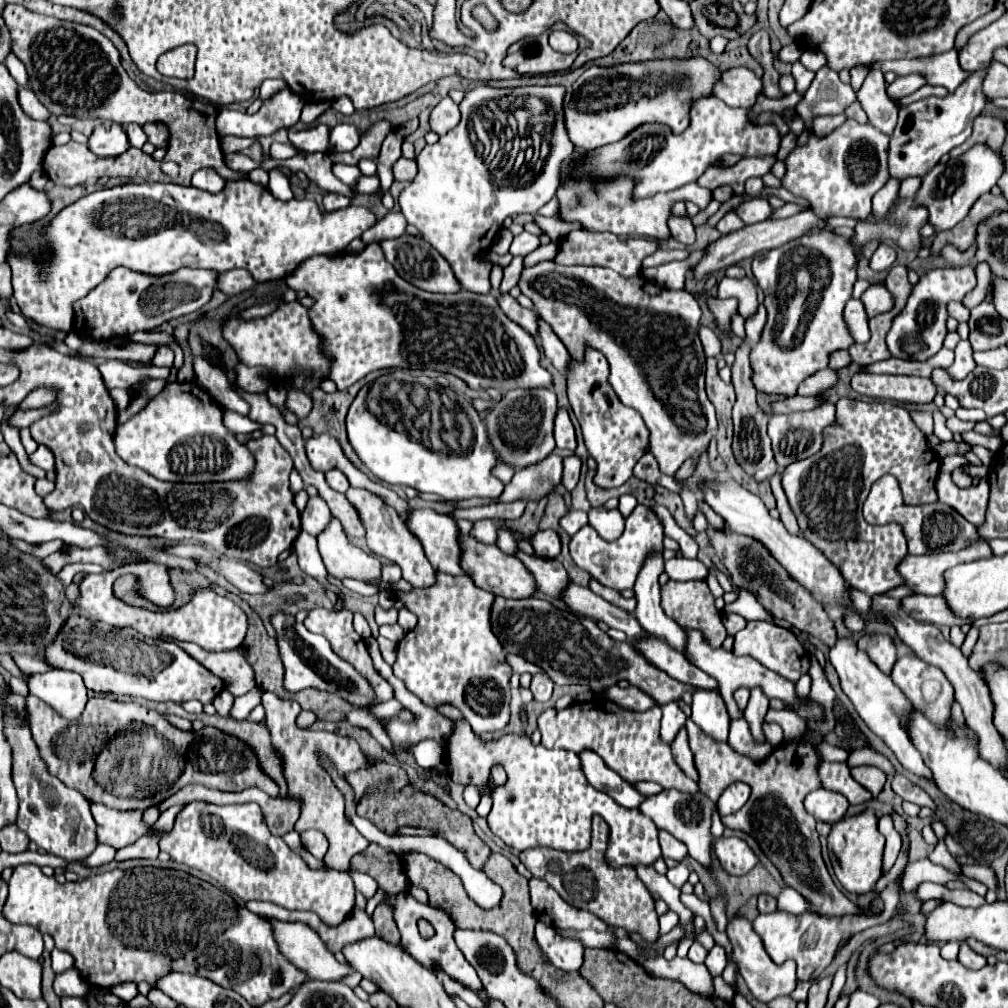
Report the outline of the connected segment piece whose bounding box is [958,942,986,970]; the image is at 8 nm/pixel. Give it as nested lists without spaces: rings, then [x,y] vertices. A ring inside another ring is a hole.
[[[962,942],[960,944],[960,952],[958,952],[958,960],[966,966],[966,968],[982,968],[982,966],[986,966],[986,958],[984,956],[980,956],[980,954],[976,954],[966,942]]]

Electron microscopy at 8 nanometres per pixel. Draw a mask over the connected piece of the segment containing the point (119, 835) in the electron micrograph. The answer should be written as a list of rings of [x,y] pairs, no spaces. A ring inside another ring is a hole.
[[[90,802],[90,810],[96,820],[98,844],[108,844],[120,850],[128,844],[134,844],[138,838],[150,834],[150,826],[142,822],[142,812],[138,810],[120,812],[92,802]]]

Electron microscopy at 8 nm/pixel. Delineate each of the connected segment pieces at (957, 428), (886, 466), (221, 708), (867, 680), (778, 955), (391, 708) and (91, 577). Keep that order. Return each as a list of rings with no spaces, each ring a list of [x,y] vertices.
[[[956,416],[954,418],[948,418],[946,420],[946,426],[952,430],[952,432],[968,432],[968,430],[972,430],[974,428],[974,422],[962,422],[962,420],[958,420]]]
[[[840,398],[836,402],[836,414],[840,428],[828,428],[828,436],[824,436],[824,448],[816,456],[794,462],[784,470],[784,482],[782,482],[784,492],[788,496],[788,502],[798,518],[804,536],[812,544],[816,544],[816,548],[820,548],[820,552],[824,552],[828,560],[836,564],[836,568],[840,568],[844,580],[850,586],[866,592],[868,596],[884,594],[892,588],[906,584],[904,578],[898,574],[898,564],[908,554],[908,542],[900,524],[874,526],[862,518],[862,504],[866,500],[866,494],[870,492],[870,486],[878,478],[882,478],[884,474],[892,474],[900,482],[904,504],[914,506],[914,504],[938,502],[934,484],[940,470],[940,456],[926,444],[926,436],[918,430],[908,410],[900,404]]]
[[[222,690],[212,704],[214,704],[214,708],[216,708],[216,712],[218,712],[220,716],[228,716],[228,712],[230,712],[230,708],[232,708],[232,702],[234,702],[234,696],[232,696],[230,692]]]
[[[850,636],[836,640],[836,644],[830,648],[830,662],[840,676],[844,694],[850,698],[850,702],[854,704],[858,716],[866,722],[866,726],[888,744],[888,748],[896,754],[896,758],[900,760],[900,764],[904,768],[908,768],[910,772],[914,772],[918,776],[932,778],[928,772],[928,766],[920,758],[920,752],[916,752],[912,740],[908,740],[908,734],[900,728],[900,710],[908,712],[908,708],[912,708],[912,704],[900,692],[900,688],[896,688],[896,684],[892,684],[892,678],[886,676],[884,672],[880,672],[878,666],[868,658],[868,654],[864,650],[858,648],[858,644]]]
[[[898,876],[880,893],[884,908],[879,916],[860,916],[860,918],[844,916],[844,920],[828,920],[828,918],[816,916],[812,912],[804,912],[798,916],[788,914],[788,912],[772,912],[772,914],[758,914],[752,922],[752,928],[762,938],[768,956],[776,964],[782,964],[786,960],[794,960],[798,964],[798,978],[800,980],[818,980],[822,976],[822,972],[834,960],[838,944],[840,944],[840,940],[844,940],[844,936],[848,936],[848,932],[856,934],[866,928],[886,923],[892,918],[900,900],[900,883],[901,878]]]
[[[392,698],[386,702],[382,702],[378,704],[376,707],[372,708],[357,708],[354,707],[354,709],[358,710],[365,710],[367,712],[370,712],[372,715],[377,717],[378,719],[391,719],[395,716],[397,716],[404,707],[395,699]]]
[[[128,564],[114,570],[104,570],[104,574],[88,574],[80,584],[80,596],[74,600],[76,612],[88,616],[88,620],[102,620],[106,624],[114,626],[132,626],[134,630],[142,632],[144,636],[160,638],[162,634],[172,636],[176,640],[188,640],[194,642],[210,652],[220,650],[234,650],[240,646],[240,642],[246,636],[246,614],[240,607],[228,598],[216,595],[212,590],[200,590],[194,594],[194,598],[182,606],[180,610],[162,610],[162,612],[150,612],[144,608],[132,608],[118,600],[112,594],[112,584],[122,574],[134,574],[134,572],[158,572],[168,574],[168,566],[164,564]]]

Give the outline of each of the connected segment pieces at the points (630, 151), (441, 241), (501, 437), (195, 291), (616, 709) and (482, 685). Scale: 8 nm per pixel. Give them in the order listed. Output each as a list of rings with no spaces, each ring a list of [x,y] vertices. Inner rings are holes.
[[[712,96],[708,100],[698,100],[692,106],[690,118],[692,122],[682,134],[668,132],[668,128],[660,124],[644,124],[644,128],[636,128],[636,132],[628,134],[624,140],[592,150],[586,162],[574,168],[574,174],[598,178],[632,176],[638,180],[634,196],[648,198],[696,182],[706,168],[724,154],[776,156],[778,152],[780,134],[772,130],[772,126],[752,126],[746,108],[728,108],[722,100]]]
[[[476,86],[468,90],[458,104],[462,114],[458,126],[442,136],[434,146],[426,146],[418,154],[418,174],[398,200],[402,214],[406,216],[408,224],[414,224],[422,232],[424,240],[428,240],[450,262],[464,290],[480,294],[490,292],[490,264],[478,260],[478,252],[492,246],[492,240],[502,228],[504,218],[520,212],[536,214],[554,198],[560,186],[560,168],[576,148],[570,142],[564,126],[564,94],[564,86],[523,86],[523,89],[519,87],[516,90]],[[522,90],[523,97],[531,95],[548,100],[556,112],[556,122],[550,134],[550,148],[548,152],[540,152],[538,156],[522,160],[508,160],[508,152],[502,152],[496,156],[496,172],[492,172],[484,158],[476,154],[476,148],[468,138],[468,120],[472,112],[484,102],[509,95],[517,97],[522,95]]]
[[[516,388],[510,390],[502,396],[502,400],[488,410],[486,416],[486,428],[488,428],[488,438],[494,450],[500,454],[500,458],[518,468],[526,468],[530,464],[540,462],[554,450],[554,418],[558,412],[558,402],[556,402],[556,392],[554,388]]]
[[[116,268],[110,276],[96,286],[84,300],[74,304],[74,332],[82,338],[96,342],[110,342],[114,338],[144,330],[150,332],[160,324],[192,314],[210,302],[218,284],[216,270],[192,270],[182,268],[168,276],[144,276],[126,268]]]
[[[594,698],[590,702],[576,702],[564,710],[546,710],[540,714],[540,732],[542,746],[572,750],[576,754],[584,750],[596,752],[606,766],[618,772],[628,782],[656,782],[662,788],[676,788],[687,794],[698,791],[698,785],[690,780],[682,768],[672,758],[670,746],[664,746],[660,740],[660,706],[652,706],[646,712],[624,710],[622,706],[606,700]]]
[[[438,572],[436,588],[414,588],[408,594],[394,592],[398,600],[406,604],[410,612],[418,616],[418,624],[414,630],[410,630],[398,644],[396,652],[398,658],[394,662],[394,674],[406,684],[406,688],[418,696],[426,706],[438,708],[442,704],[456,706],[464,718],[470,722],[472,730],[476,734],[484,732],[498,732],[510,722],[510,676],[512,668],[506,662],[506,652],[492,632],[490,624],[490,610],[494,604],[494,596],[490,592],[484,592],[468,580],[468,576],[452,576]]]

